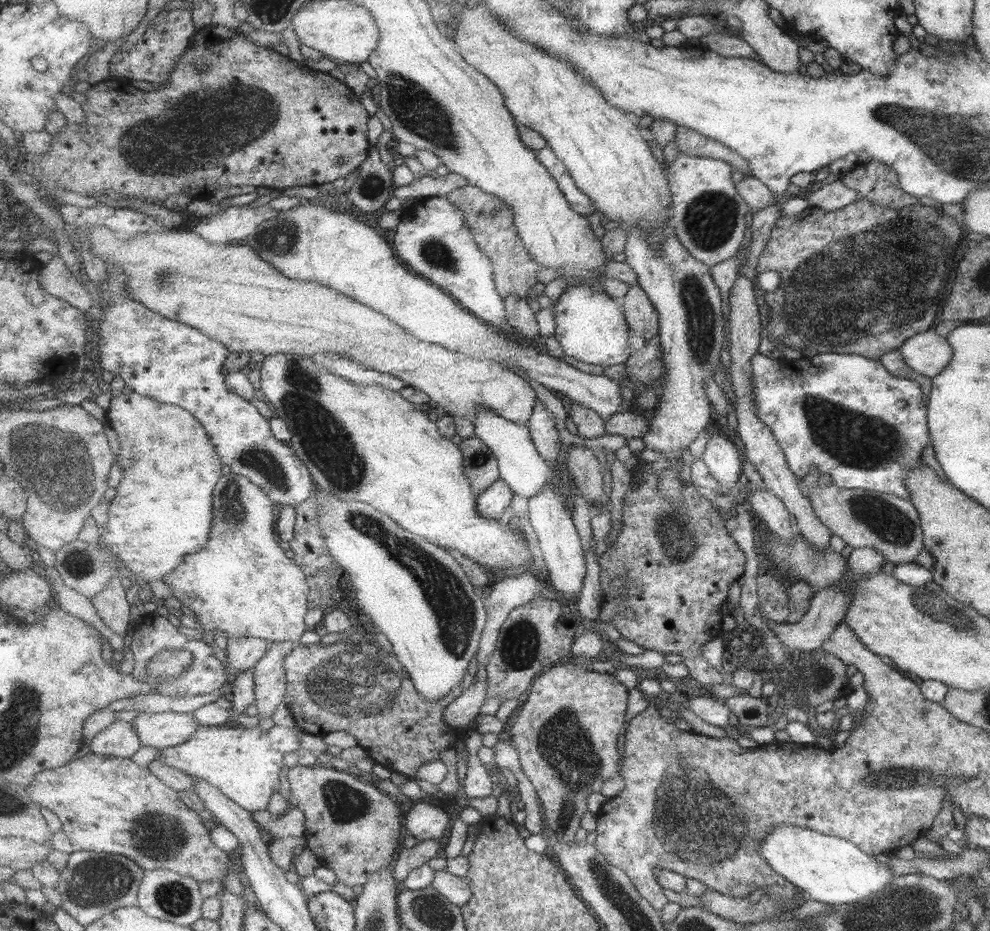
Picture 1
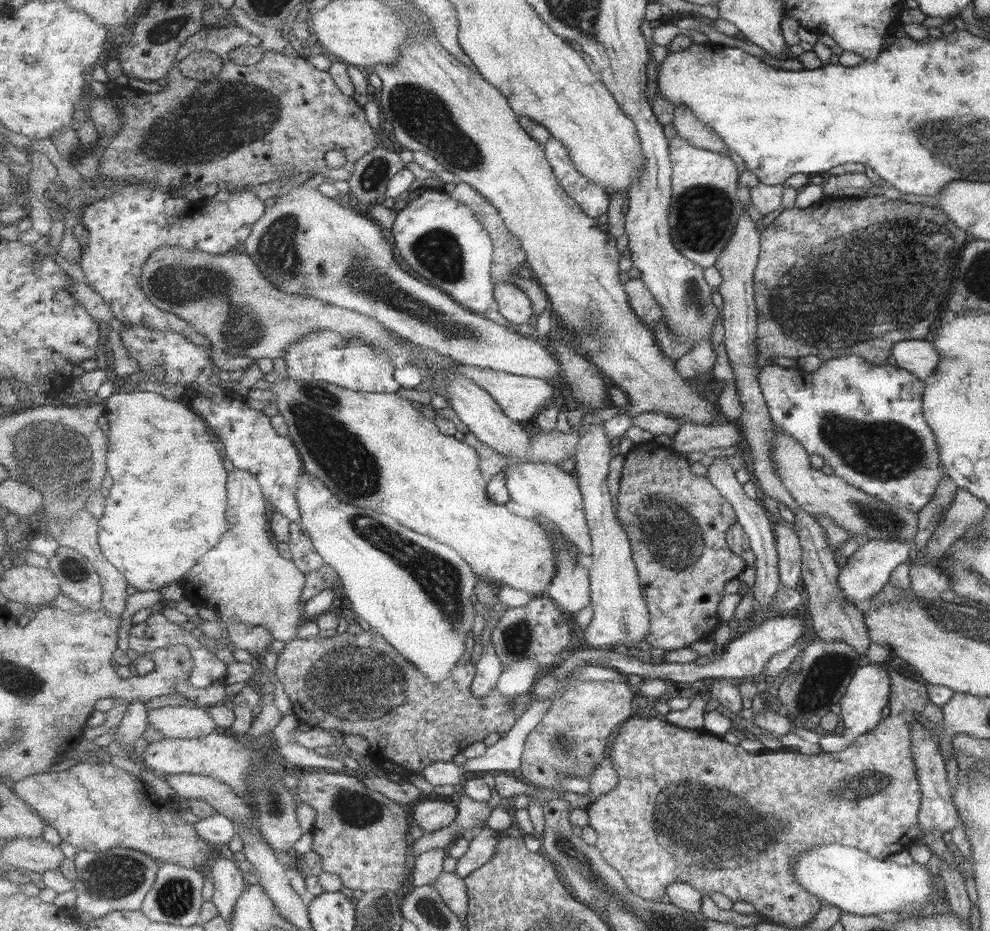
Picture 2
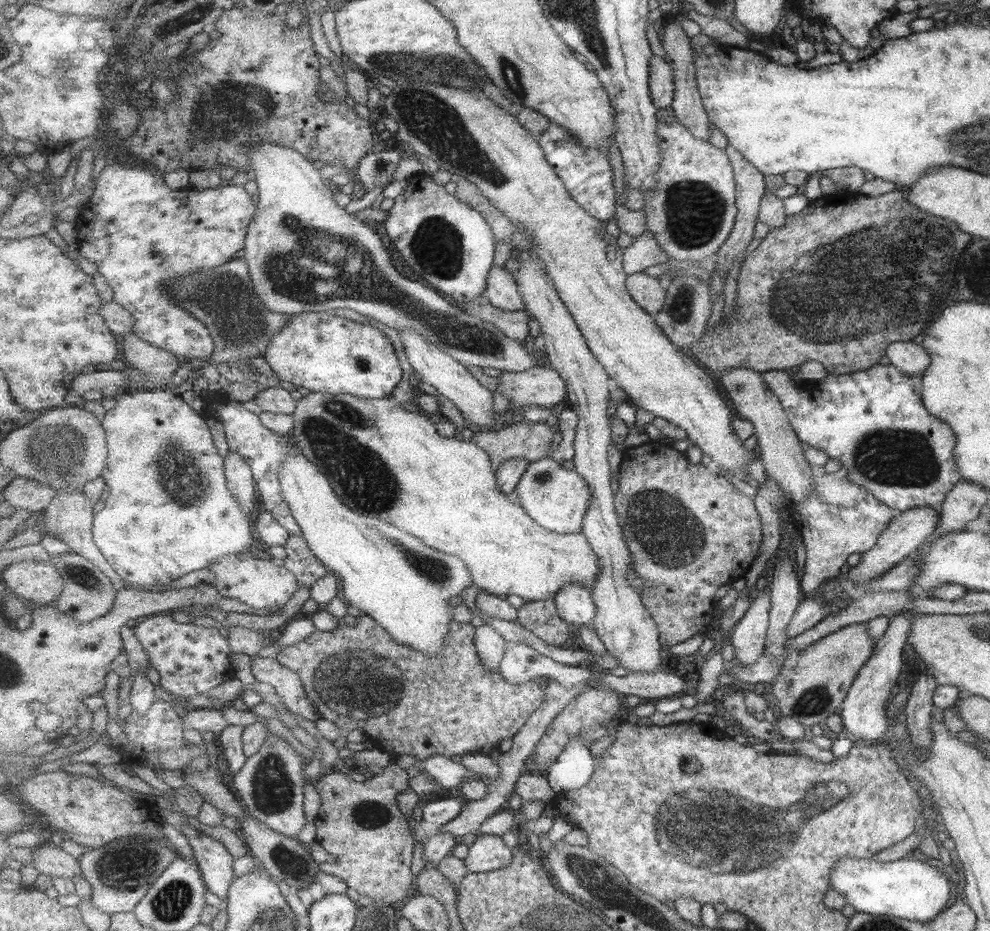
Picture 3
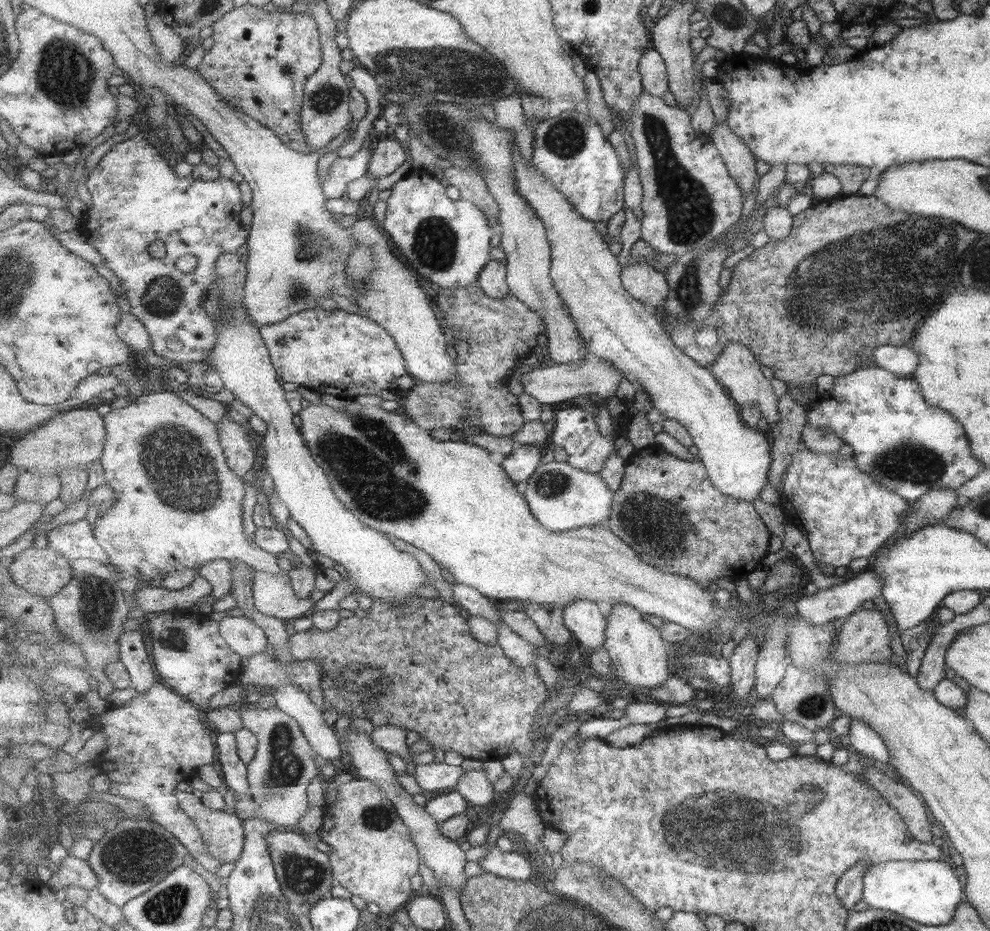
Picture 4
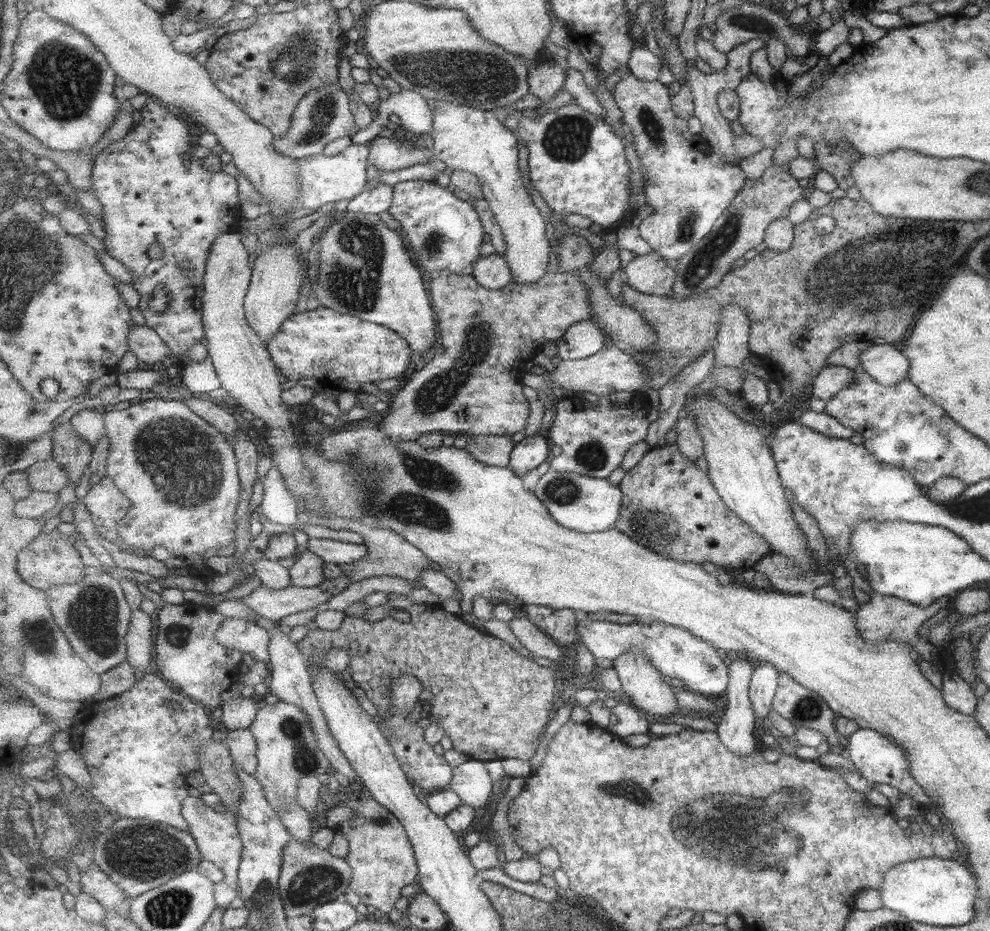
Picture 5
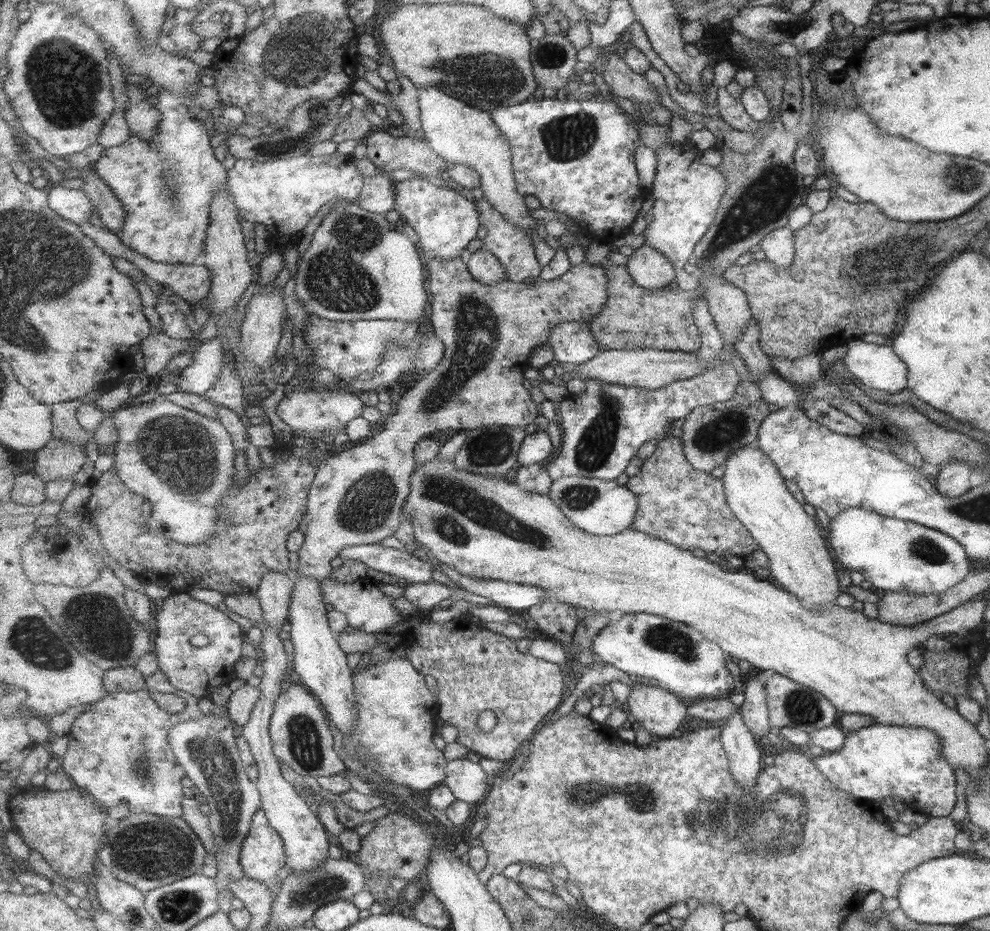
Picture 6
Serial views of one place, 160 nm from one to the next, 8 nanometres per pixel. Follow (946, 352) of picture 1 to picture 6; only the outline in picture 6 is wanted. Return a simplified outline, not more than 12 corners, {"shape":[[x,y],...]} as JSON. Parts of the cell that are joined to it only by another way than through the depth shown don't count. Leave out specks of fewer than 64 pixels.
{"shape":[[856,338],[843,366],[890,394],[907,388],[907,366],[889,343]]}

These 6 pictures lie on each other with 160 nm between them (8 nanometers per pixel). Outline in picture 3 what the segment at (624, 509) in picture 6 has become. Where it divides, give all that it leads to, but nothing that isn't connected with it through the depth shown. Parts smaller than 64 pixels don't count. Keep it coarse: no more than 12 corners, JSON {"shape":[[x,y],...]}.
{"shape":[[551,456],[529,462],[517,485],[541,526],[582,532],[591,489]]}

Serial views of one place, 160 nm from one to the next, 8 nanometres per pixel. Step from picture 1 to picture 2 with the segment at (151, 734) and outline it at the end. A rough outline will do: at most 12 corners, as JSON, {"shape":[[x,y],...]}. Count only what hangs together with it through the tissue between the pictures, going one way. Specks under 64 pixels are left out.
{"shape":[[156,703],[150,726],[165,739],[217,730],[203,706]]}

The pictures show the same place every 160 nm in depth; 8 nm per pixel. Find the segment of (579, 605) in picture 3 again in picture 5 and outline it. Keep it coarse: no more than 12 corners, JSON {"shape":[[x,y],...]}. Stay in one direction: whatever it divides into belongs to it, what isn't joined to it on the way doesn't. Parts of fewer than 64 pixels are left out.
{"shape":[[578,620],[595,658],[643,651],[690,691],[719,695],[730,663],[685,628]]}

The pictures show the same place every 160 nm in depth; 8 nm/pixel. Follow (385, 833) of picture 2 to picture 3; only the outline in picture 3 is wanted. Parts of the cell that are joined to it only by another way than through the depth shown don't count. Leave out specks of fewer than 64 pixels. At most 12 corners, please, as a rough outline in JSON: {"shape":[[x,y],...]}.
{"shape":[[393,763],[364,782],[328,773],[320,870],[406,903],[415,842]]}

